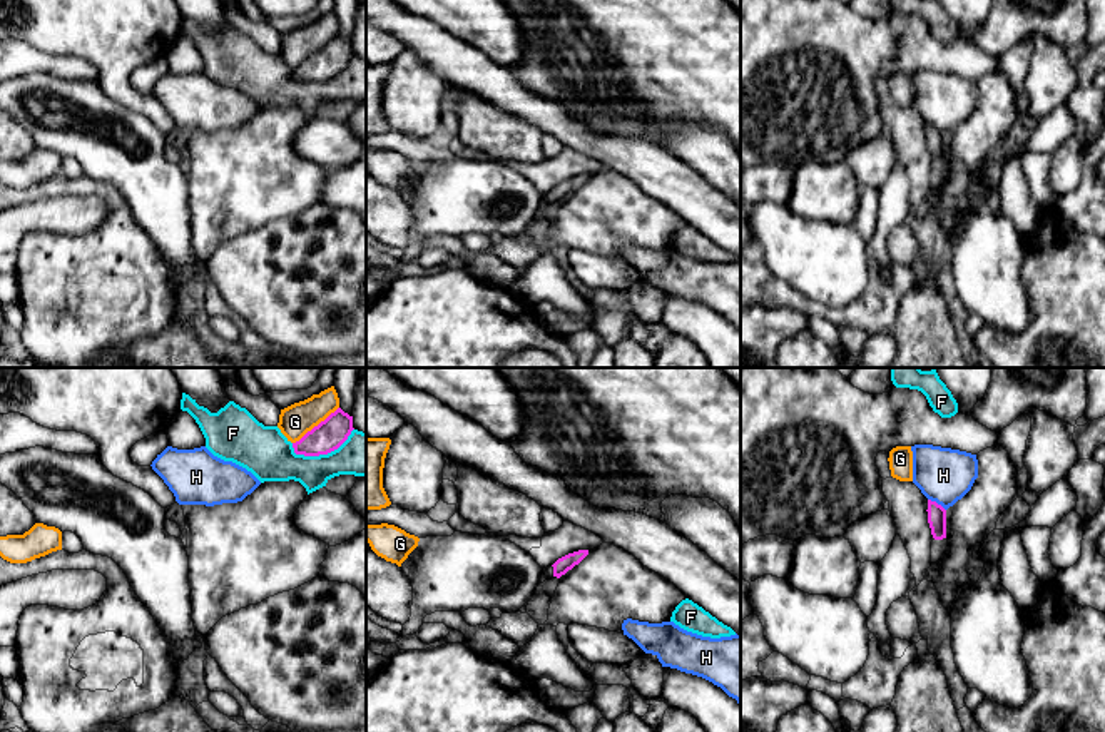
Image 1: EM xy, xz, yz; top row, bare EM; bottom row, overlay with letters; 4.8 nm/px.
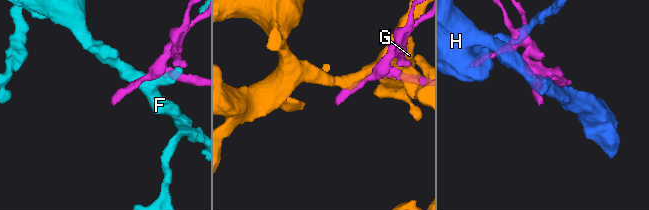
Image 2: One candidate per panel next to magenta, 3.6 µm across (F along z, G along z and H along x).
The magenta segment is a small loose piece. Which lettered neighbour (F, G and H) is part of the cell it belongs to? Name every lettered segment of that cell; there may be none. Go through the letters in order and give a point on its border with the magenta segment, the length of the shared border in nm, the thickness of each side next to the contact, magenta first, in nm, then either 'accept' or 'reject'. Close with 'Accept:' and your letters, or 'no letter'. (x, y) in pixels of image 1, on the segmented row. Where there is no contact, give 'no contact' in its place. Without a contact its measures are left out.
F: contact xy (325, 453); length 320 nm; calibres 150 and 220 nm; reject
G: contact xy (315, 426); length 280 nm; calibres 150 and 160 nm; reject
H: contact yz (935, 502); length 110 nm; calibres 100 and 260 nm; reject
Accept: no letter

